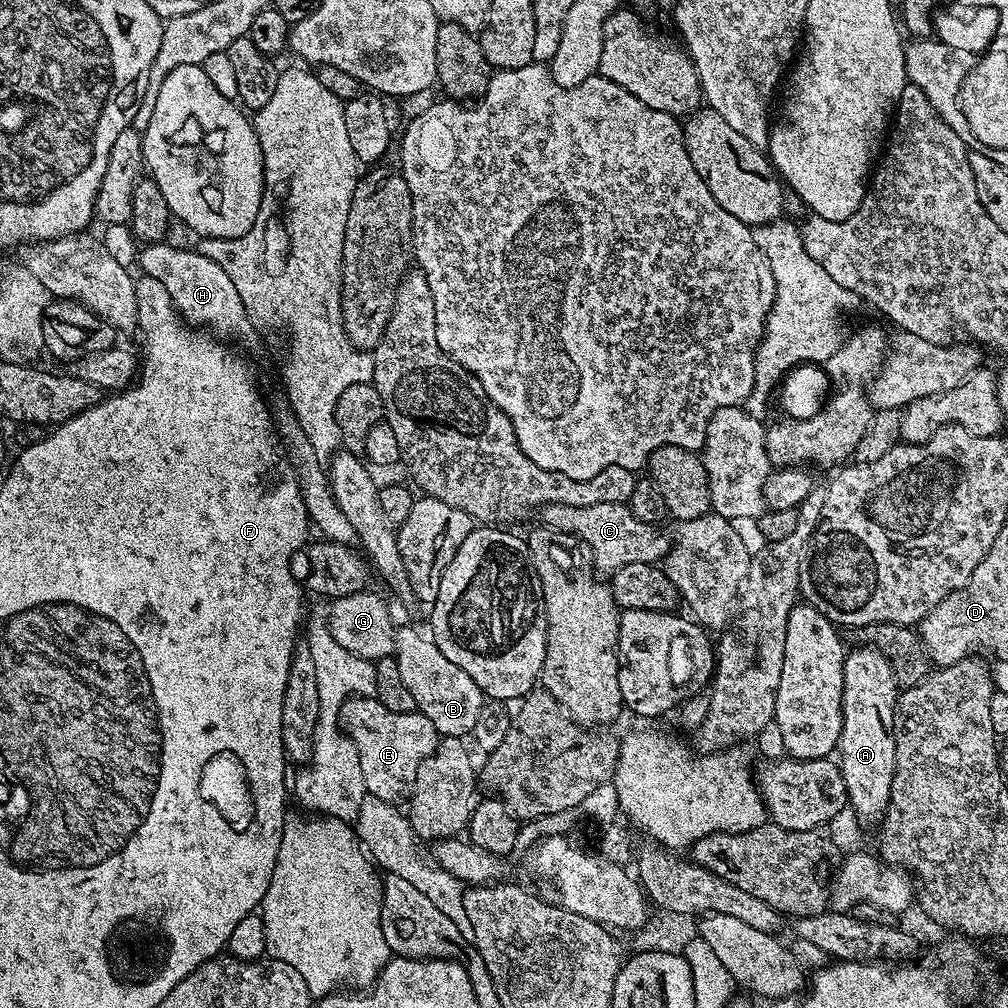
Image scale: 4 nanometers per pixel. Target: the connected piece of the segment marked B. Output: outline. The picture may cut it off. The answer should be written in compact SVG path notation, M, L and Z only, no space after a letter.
M400 626L396 631L394 655L402 682L413 695L417 711L430 719L437 735L462 738L475 731L478 715L486 703L485 694L464 670L459 670L438 650L431 637L422 636L414 628Z

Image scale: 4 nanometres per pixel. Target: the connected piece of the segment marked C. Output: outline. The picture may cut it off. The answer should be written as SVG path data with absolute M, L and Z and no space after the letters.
M545 504L539 509L538 515L540 515L539 523L543 525L543 527L553 528L554 530L558 530L562 534L570 534L574 538L578 538L582 542L586 542L586 546L589 548L589 550L592 551L592 558L595 567L599 569L601 573L605 572L604 574L614 573L622 566L626 566L627 564L633 564L634 562L659 565L661 561L663 561L664 557L668 555L668 549L670 547L669 533L667 531L664 533L662 530L663 527L654 524L647 524L646 522L642 522L638 518L634 518L634 514L632 513L631 508L629 508L627 504L595 504L594 506L568 506L566 504Z

